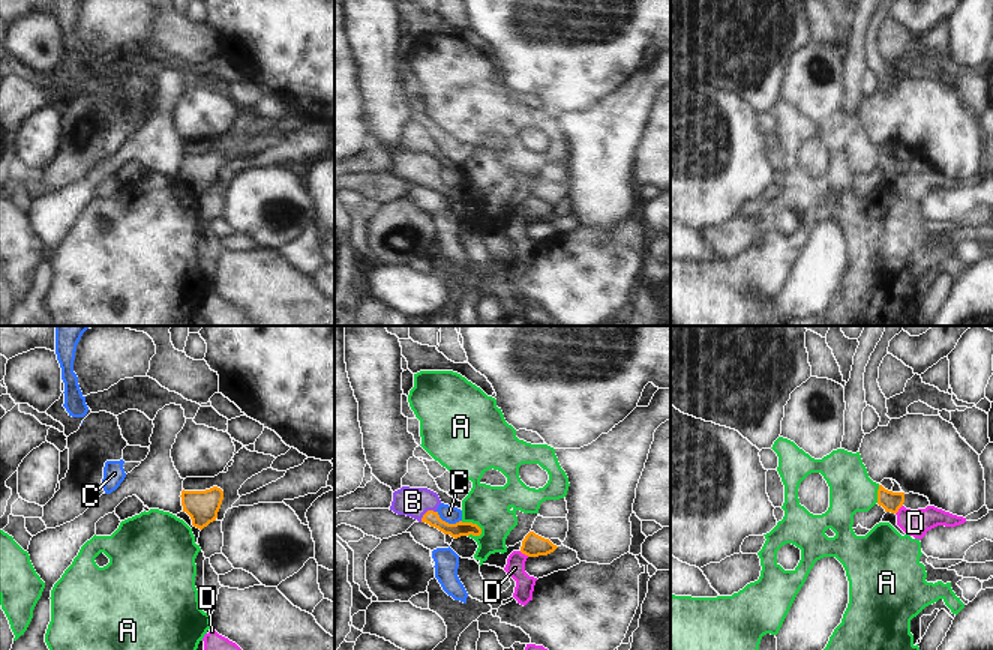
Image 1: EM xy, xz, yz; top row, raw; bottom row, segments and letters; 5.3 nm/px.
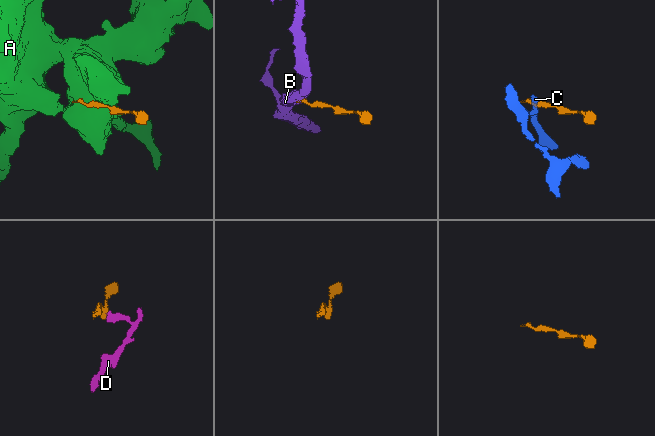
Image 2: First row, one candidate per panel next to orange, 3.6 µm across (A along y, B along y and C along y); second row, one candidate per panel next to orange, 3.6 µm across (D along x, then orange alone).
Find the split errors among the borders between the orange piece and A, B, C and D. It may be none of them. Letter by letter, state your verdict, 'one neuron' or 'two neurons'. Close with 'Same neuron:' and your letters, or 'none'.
A: two neurons
B: one neuron
C: two neurons
D: two neurons
Same neuron: B

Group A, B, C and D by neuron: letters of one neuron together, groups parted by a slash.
A / B / C / D

